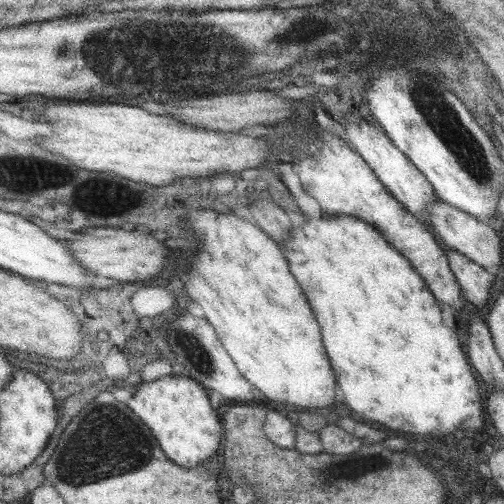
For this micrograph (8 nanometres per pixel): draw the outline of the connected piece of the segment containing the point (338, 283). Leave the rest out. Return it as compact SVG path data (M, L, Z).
M332 214L320 217L320 220L306 220L299 227L293 227L287 240L283 240L282 249L285 250L286 260L290 265L291 273L302 287L308 297L311 309L320 325L324 346L332 368L336 372L337 386L340 397L346 401L352 412L360 414L361 420L379 422L384 428L392 428L394 434L434 434L453 435L460 430L482 430L486 426L486 411L484 402L484 384L479 376L474 373L474 367L469 363L466 352L462 350L462 342L456 335L456 330L444 325L442 311L436 303L437 298L427 287L426 281L418 274L418 271L410 262L402 256L398 250L390 246L389 242L375 229L375 226L364 222L360 218L346 216L344 214Z

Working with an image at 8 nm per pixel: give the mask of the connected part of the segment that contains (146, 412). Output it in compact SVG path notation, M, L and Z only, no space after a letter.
M172 374L156 382L140 382L136 394L126 404L154 432L164 454L188 470L212 458L223 440L222 422L210 398L212 394L192 377Z

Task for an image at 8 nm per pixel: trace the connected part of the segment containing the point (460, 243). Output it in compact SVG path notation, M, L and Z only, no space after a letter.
M438 198L427 206L431 214L429 228L436 234L440 242L452 250L469 258L471 262L483 266L487 270L495 272L502 265L502 235L489 225L488 222L480 222L477 218L446 204Z

